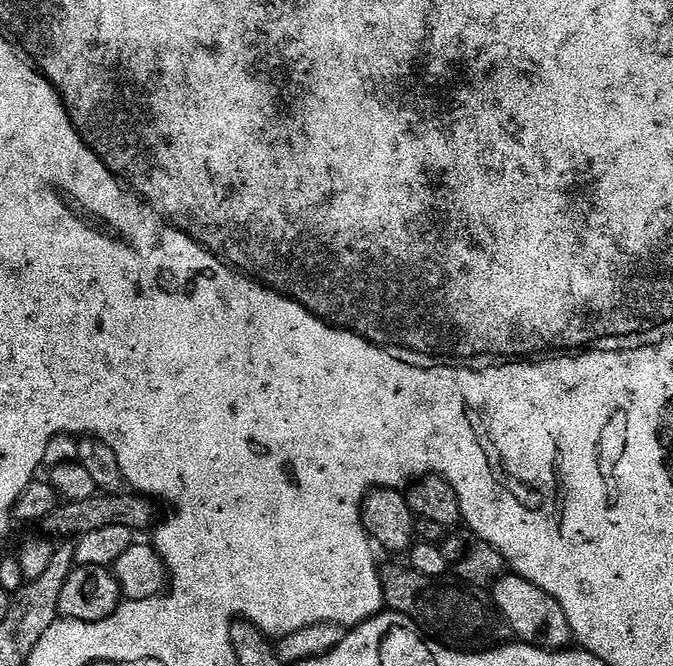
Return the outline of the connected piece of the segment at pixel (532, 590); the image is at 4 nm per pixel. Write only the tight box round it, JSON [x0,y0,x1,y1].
[490,574,573,650]

